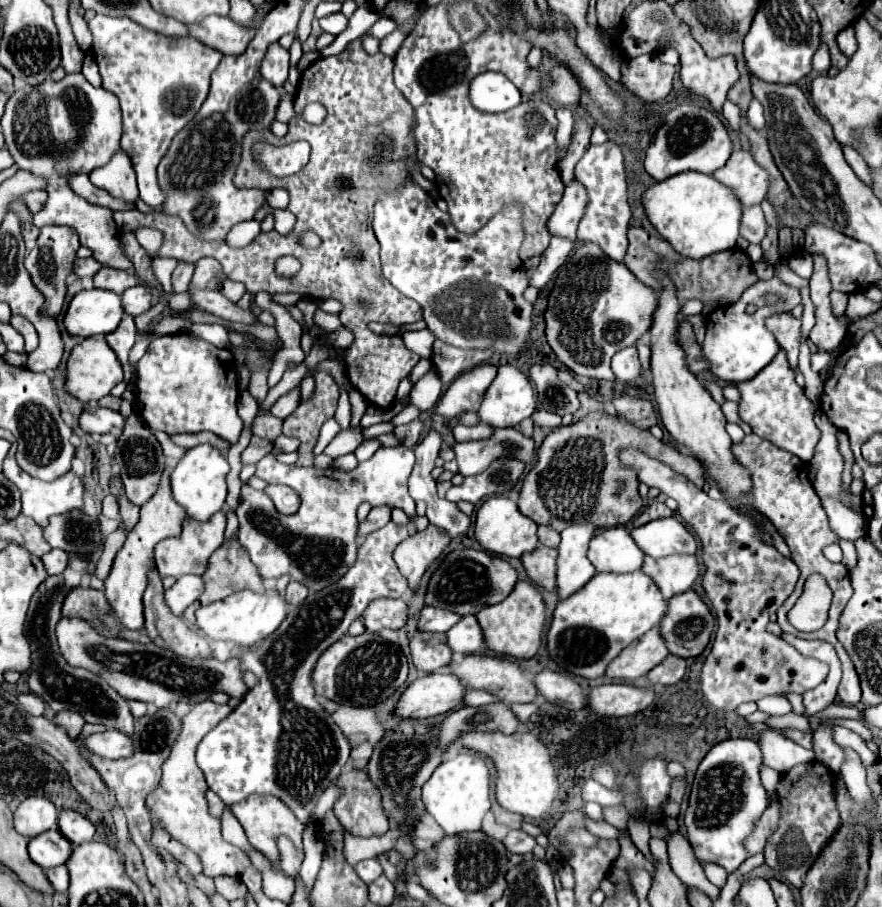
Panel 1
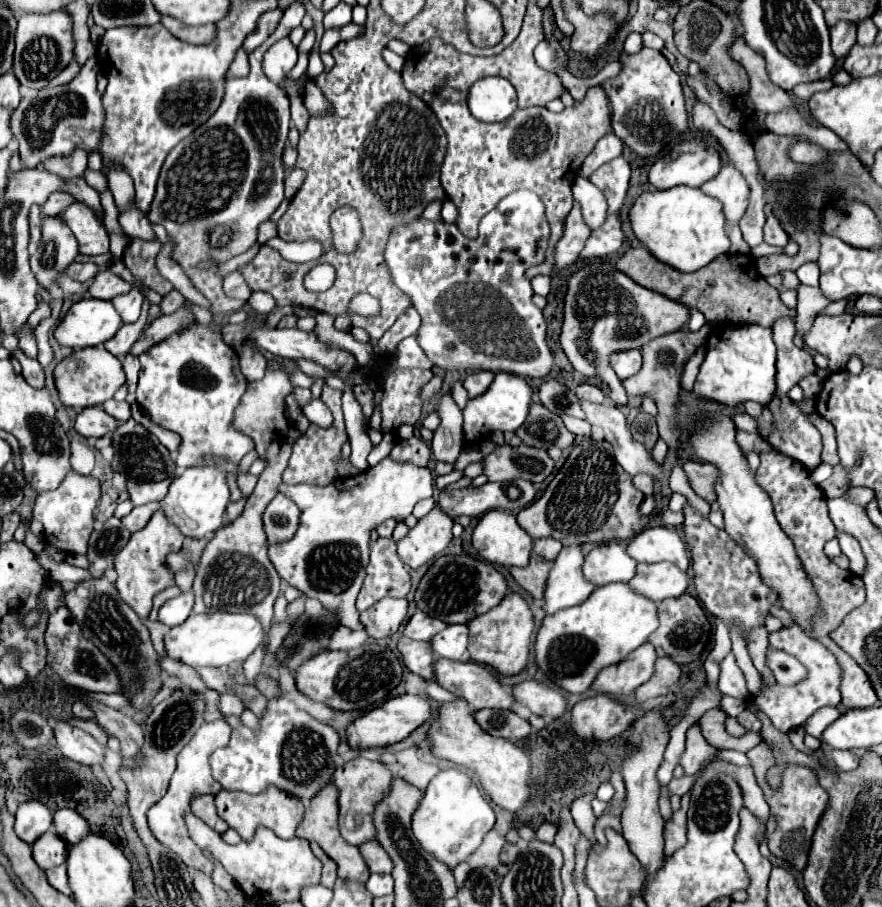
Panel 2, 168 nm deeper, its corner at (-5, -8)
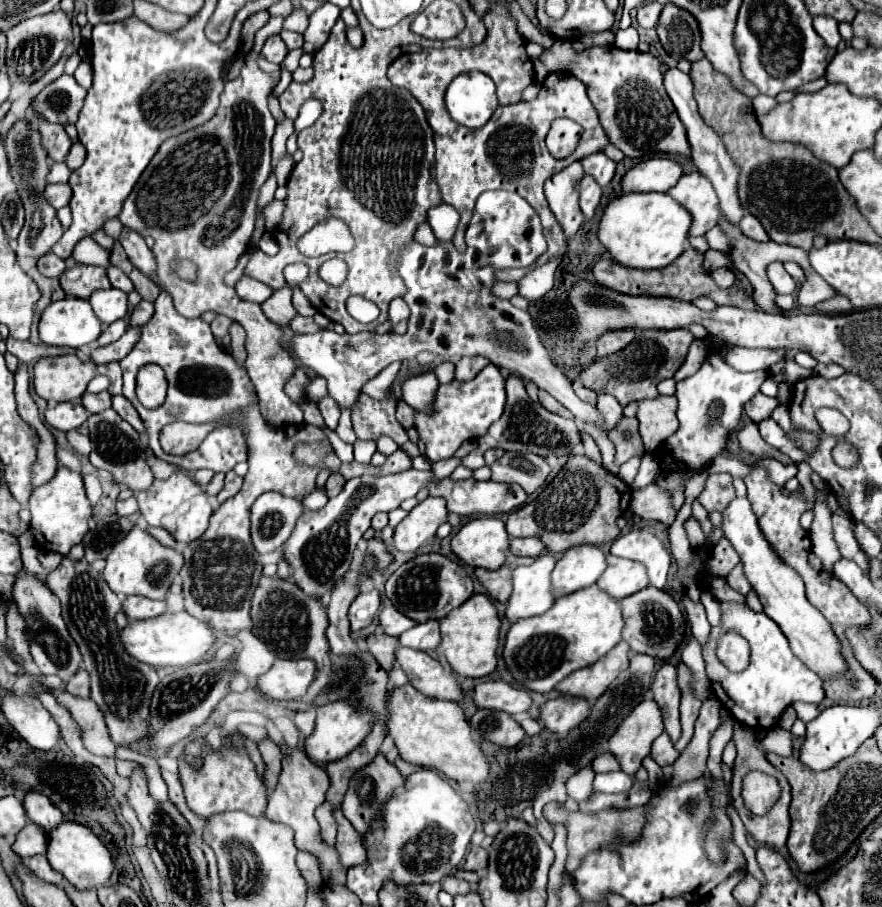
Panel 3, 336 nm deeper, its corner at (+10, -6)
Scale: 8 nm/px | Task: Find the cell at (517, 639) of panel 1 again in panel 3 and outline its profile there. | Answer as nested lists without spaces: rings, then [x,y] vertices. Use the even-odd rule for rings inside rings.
[[[473,594],[469,602],[465,602],[449,616],[439,620],[439,624],[441,624],[441,644],[437,650],[445,654],[447,662],[457,674],[463,674],[469,678],[481,678],[491,674],[497,668],[501,618],[493,600],[487,594]]]

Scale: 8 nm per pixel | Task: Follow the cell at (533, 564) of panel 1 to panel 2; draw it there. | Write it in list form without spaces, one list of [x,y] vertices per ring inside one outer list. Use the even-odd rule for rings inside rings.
[[[532,554],[530,564],[526,568],[510,568],[510,574],[534,600],[542,600],[544,582],[546,582],[546,574],[550,568],[552,568],[550,560],[544,560]]]

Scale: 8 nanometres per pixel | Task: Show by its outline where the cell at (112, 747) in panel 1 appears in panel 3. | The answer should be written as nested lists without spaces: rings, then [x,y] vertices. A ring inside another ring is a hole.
[[[5,696],[3,714],[29,746],[37,750],[53,750],[59,746],[61,730],[53,716],[33,696]]]

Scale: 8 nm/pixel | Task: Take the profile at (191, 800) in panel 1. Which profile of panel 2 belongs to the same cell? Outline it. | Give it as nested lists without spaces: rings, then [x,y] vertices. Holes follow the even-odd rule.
[[[214,720],[214,722],[206,722],[196,736],[182,748],[182,752],[178,754],[178,768],[170,780],[168,792],[148,810],[148,826],[154,834],[154,838],[168,846],[172,852],[176,852],[184,864],[202,870],[204,874],[212,874],[214,864],[200,852],[200,848],[190,840],[188,836],[188,828],[184,824],[184,812],[190,810],[190,798],[194,794],[216,794],[220,790],[220,784],[212,778],[212,768],[210,768],[210,754],[216,748],[222,748],[228,744],[230,740],[230,732],[232,728],[224,722],[224,720]]]

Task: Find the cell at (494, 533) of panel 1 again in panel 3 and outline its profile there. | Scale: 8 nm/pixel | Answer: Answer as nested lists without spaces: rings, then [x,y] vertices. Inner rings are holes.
[[[479,516],[469,520],[451,540],[451,550],[469,566],[497,570],[509,552],[509,534],[505,522],[497,516]]]

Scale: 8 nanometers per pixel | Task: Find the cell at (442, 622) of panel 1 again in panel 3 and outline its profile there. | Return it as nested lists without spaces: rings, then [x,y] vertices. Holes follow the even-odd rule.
[[[385,602],[383,608],[381,608],[381,614],[379,614],[379,624],[383,626],[385,634],[389,634],[389,636],[401,636],[401,632],[413,628],[417,622],[409,620],[409,616],[397,612],[397,608],[393,608],[393,604]]]

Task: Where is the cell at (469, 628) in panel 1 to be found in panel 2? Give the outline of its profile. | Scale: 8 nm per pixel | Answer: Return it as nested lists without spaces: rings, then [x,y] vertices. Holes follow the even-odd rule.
[[[448,624],[442,632],[438,632],[430,640],[430,646],[436,656],[448,658],[448,660],[460,660],[468,648],[468,626]]]

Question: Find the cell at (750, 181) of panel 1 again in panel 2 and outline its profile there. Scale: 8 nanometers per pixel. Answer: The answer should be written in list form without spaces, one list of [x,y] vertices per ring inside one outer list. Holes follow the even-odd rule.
[[[728,164],[722,166],[722,170],[710,182],[704,182],[700,190],[722,204],[726,226],[740,222],[748,206],[748,184],[744,182],[742,174],[738,174],[738,170]]]

